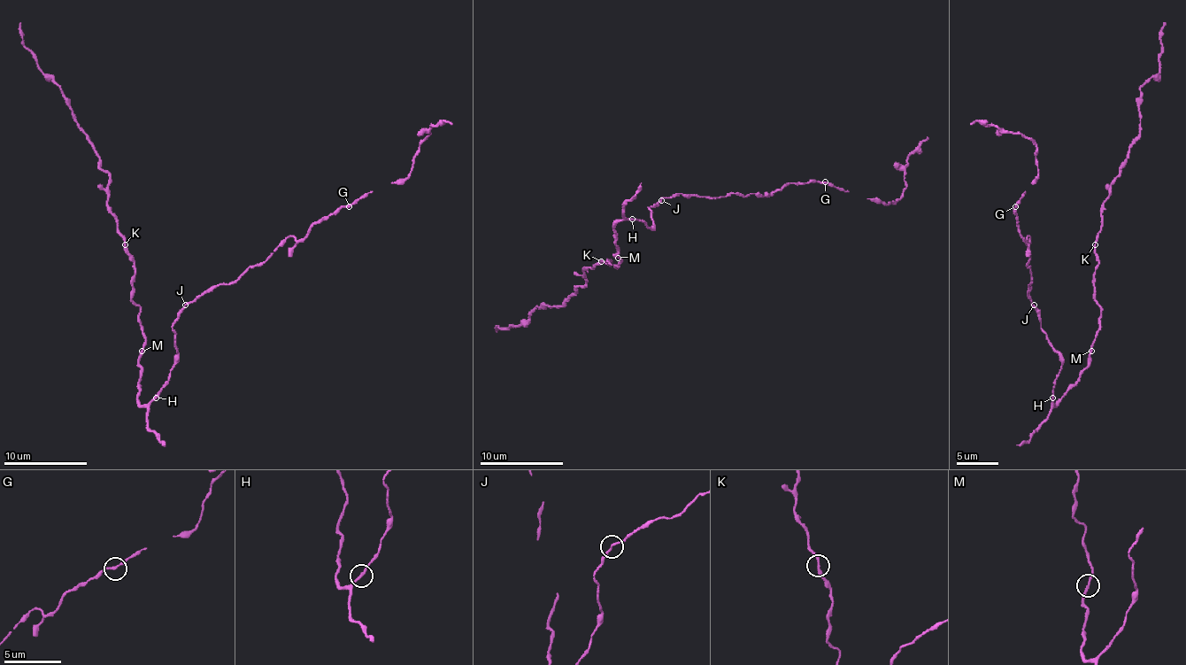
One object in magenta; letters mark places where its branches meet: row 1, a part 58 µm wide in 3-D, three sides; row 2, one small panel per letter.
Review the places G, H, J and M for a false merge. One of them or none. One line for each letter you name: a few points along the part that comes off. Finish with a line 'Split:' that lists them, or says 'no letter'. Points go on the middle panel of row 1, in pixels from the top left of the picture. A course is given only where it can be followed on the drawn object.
Split: no letter

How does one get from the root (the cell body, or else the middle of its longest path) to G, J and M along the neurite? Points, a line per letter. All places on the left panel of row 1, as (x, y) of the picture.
G: (162, 387), (177, 353), (173, 321), (189, 303), (235, 282), (290, 235), (300, 240), (315, 223), (349, 206)
J: (162, 387), (168, 378), (177, 353), (173, 321), (185, 305)
M: (162, 387), (148, 404), (139, 404), (137, 393), (142, 351)

